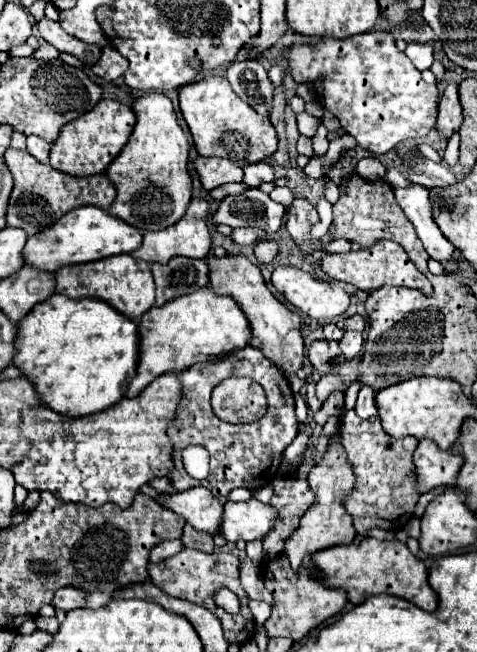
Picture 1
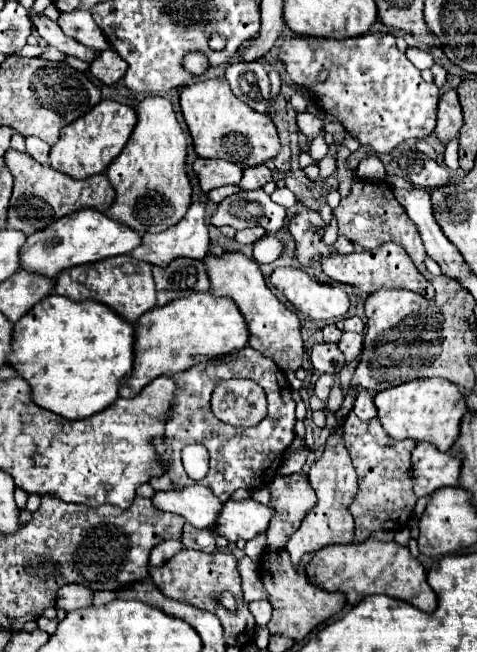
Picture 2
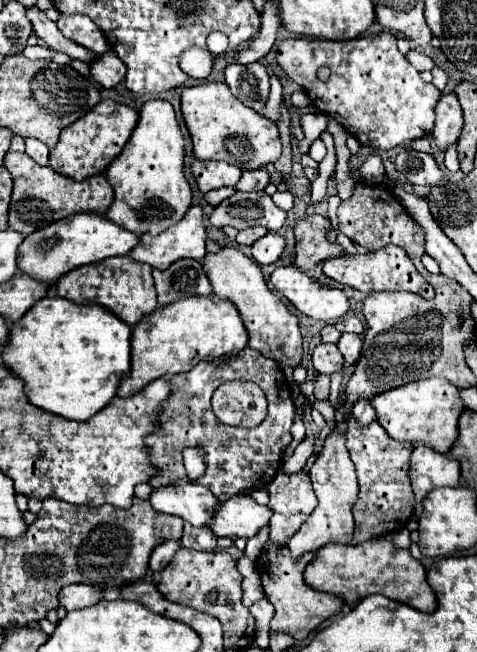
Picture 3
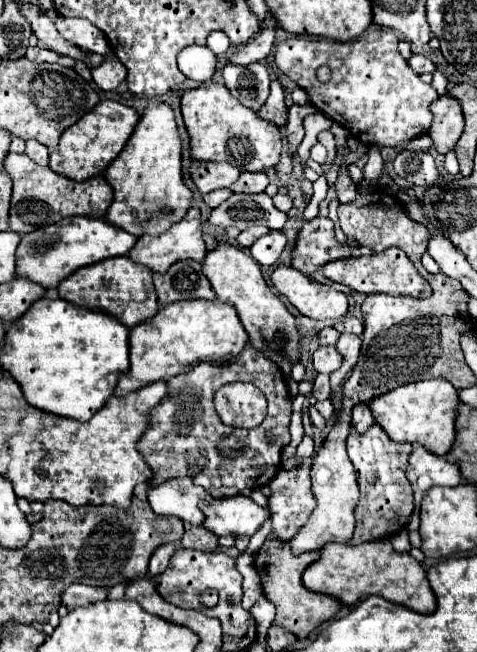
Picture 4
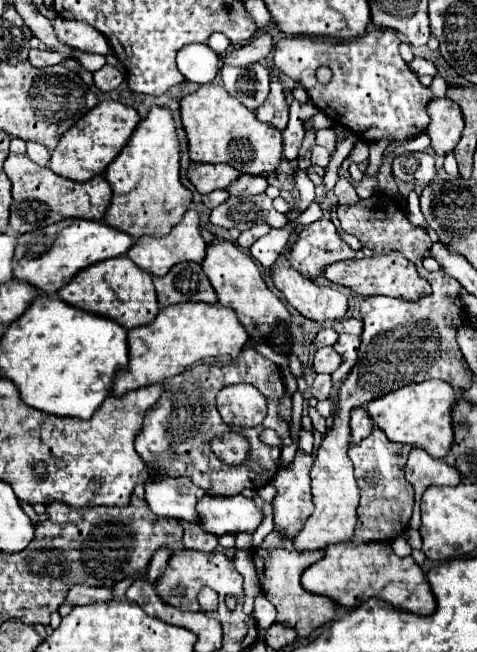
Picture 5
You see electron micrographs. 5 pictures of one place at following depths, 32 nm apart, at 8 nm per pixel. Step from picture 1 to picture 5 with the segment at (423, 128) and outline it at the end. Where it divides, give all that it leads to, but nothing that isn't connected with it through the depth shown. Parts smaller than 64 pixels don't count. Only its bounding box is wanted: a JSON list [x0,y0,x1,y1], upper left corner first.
[274,30,432,142]

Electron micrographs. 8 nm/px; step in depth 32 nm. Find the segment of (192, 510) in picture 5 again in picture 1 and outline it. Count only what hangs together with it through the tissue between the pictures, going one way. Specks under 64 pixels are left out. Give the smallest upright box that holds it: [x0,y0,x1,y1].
[156,486,222,534]

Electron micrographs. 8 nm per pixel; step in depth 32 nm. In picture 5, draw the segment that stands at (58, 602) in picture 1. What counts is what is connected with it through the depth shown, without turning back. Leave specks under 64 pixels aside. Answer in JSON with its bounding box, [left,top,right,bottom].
[66,586,114,606]

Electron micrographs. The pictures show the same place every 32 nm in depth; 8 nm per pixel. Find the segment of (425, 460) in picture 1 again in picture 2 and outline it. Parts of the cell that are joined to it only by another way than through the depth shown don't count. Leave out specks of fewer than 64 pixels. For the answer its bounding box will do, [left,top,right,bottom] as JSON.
[412,442,460,498]

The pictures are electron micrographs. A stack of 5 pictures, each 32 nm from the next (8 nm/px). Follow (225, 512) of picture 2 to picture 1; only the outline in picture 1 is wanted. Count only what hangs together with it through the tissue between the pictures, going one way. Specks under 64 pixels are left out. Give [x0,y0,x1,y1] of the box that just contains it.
[220,498,278,542]

